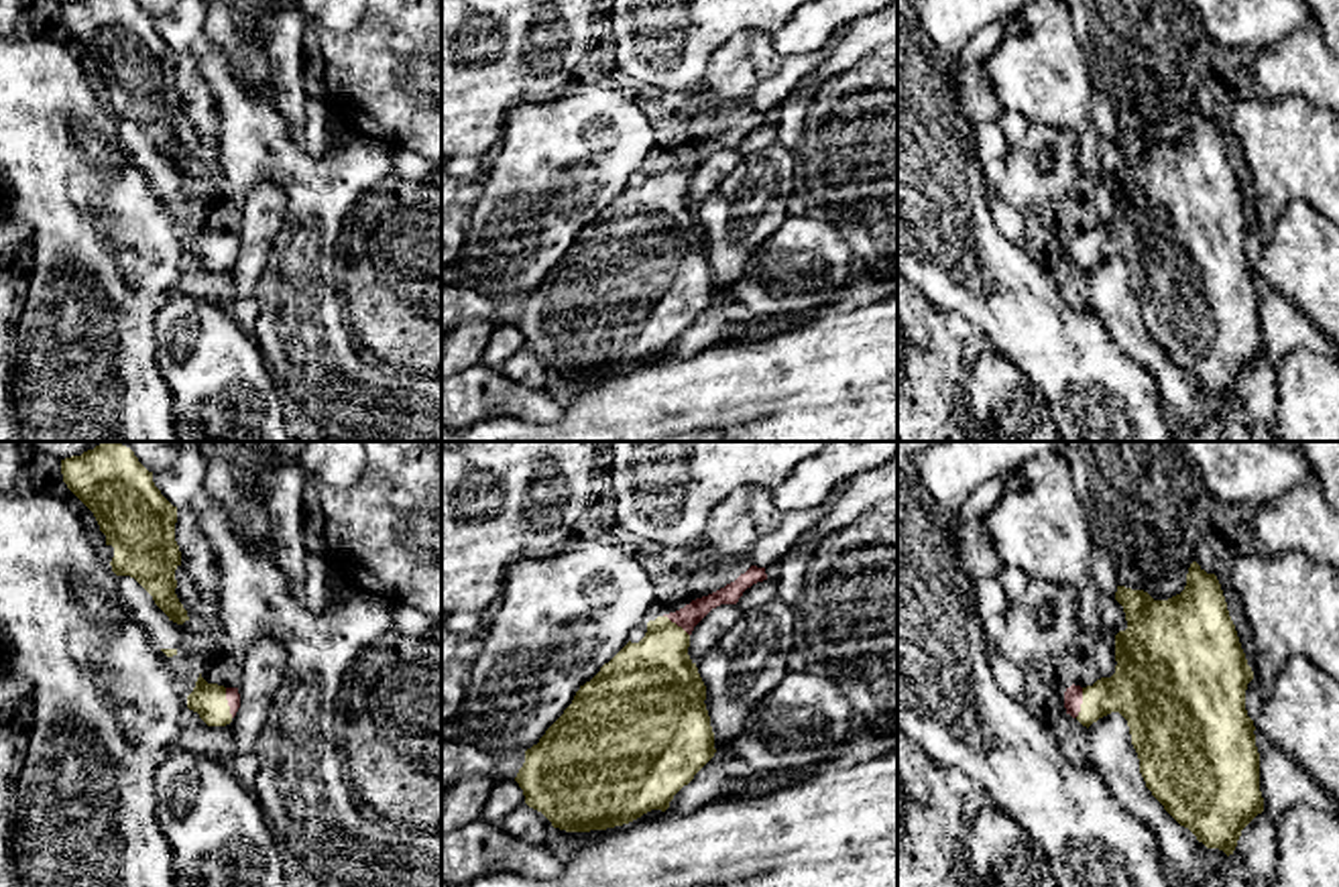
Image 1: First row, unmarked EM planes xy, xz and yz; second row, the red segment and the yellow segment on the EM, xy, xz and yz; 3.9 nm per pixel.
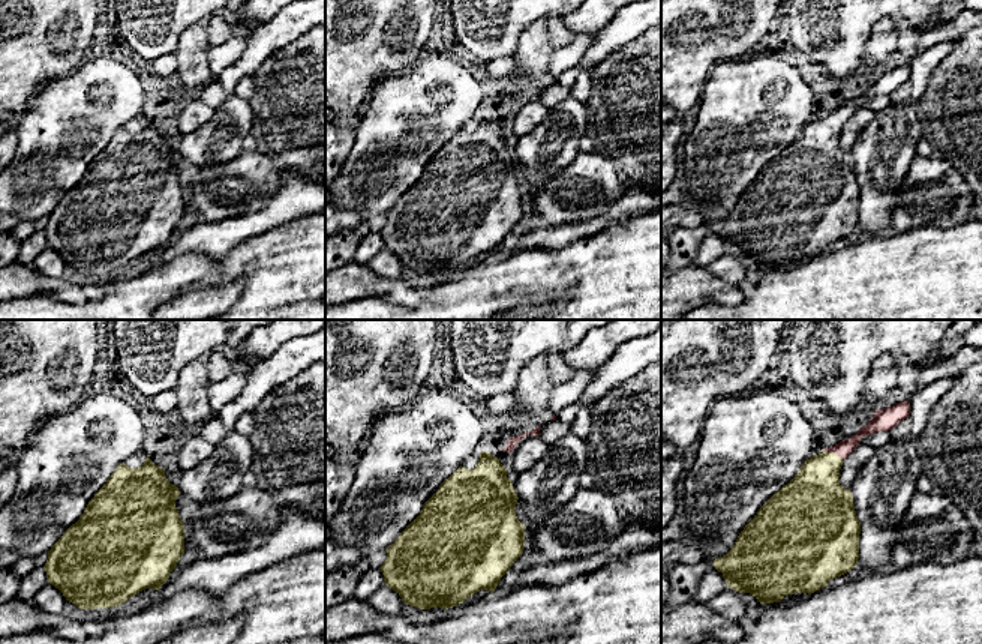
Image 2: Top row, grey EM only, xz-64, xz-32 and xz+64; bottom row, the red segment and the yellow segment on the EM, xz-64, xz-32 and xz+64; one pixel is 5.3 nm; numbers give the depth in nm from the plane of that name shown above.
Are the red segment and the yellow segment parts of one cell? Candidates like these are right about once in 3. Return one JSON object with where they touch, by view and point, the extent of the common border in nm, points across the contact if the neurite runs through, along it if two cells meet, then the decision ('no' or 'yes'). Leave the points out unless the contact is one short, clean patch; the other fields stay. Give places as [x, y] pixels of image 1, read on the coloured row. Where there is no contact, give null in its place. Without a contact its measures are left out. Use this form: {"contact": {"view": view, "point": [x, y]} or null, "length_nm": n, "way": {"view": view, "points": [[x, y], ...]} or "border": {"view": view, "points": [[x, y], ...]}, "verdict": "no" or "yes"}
{"contact": {"view": "xy", "point": [228, 702]}, "length_nm": 120, "way": {"view": "xy", "points": [[233, 696], [228, 702], [208, 700]]}, "verdict": "yes"}

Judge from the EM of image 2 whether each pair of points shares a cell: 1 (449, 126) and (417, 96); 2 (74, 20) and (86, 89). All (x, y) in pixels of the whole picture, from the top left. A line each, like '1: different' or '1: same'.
1: same
2: different

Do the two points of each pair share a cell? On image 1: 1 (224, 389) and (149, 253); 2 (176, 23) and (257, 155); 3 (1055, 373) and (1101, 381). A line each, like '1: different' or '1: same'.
1: different
2: different
3: same

